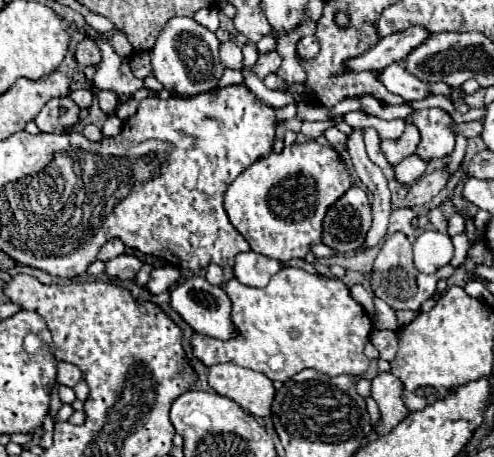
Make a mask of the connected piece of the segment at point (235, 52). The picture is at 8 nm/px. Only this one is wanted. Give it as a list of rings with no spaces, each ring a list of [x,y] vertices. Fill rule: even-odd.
[[[234,40],[220,44],[220,60],[226,68],[234,68],[234,70],[242,68],[242,50],[236,46]]]

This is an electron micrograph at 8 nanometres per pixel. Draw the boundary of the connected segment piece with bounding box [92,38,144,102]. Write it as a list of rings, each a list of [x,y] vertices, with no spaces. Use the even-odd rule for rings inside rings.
[[[96,40],[96,44],[102,50],[102,62],[92,76],[92,84],[98,90],[110,90],[118,96],[118,102],[126,102],[136,90],[140,90],[144,84],[138,80],[128,66],[128,60],[124,56],[118,56],[114,48],[106,40]]]

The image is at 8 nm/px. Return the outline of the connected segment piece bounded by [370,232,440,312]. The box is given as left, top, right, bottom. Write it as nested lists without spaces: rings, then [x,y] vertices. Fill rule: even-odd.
[[[396,232],[396,234],[390,234],[386,238],[386,242],[382,244],[380,248],[380,254],[376,256],[376,262],[374,262],[374,272],[371,275],[371,285],[374,294],[378,298],[382,298],[386,304],[390,304],[394,310],[412,310],[412,312],[418,312],[422,302],[426,302],[428,298],[434,296],[436,292],[436,282],[440,280],[438,274],[432,274],[432,276],[426,276],[426,274],[420,274],[416,268],[414,268],[414,262],[412,259],[412,244],[406,242],[408,238],[402,234],[402,232]],[[388,276],[390,276],[390,292],[388,292]]]

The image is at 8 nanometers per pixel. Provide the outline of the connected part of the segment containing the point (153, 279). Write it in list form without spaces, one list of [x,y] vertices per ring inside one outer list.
[[[164,266],[164,268],[154,268],[152,274],[150,274],[150,280],[146,284],[148,292],[154,296],[154,294],[162,294],[166,292],[176,280],[180,278],[180,268],[176,266]]]

